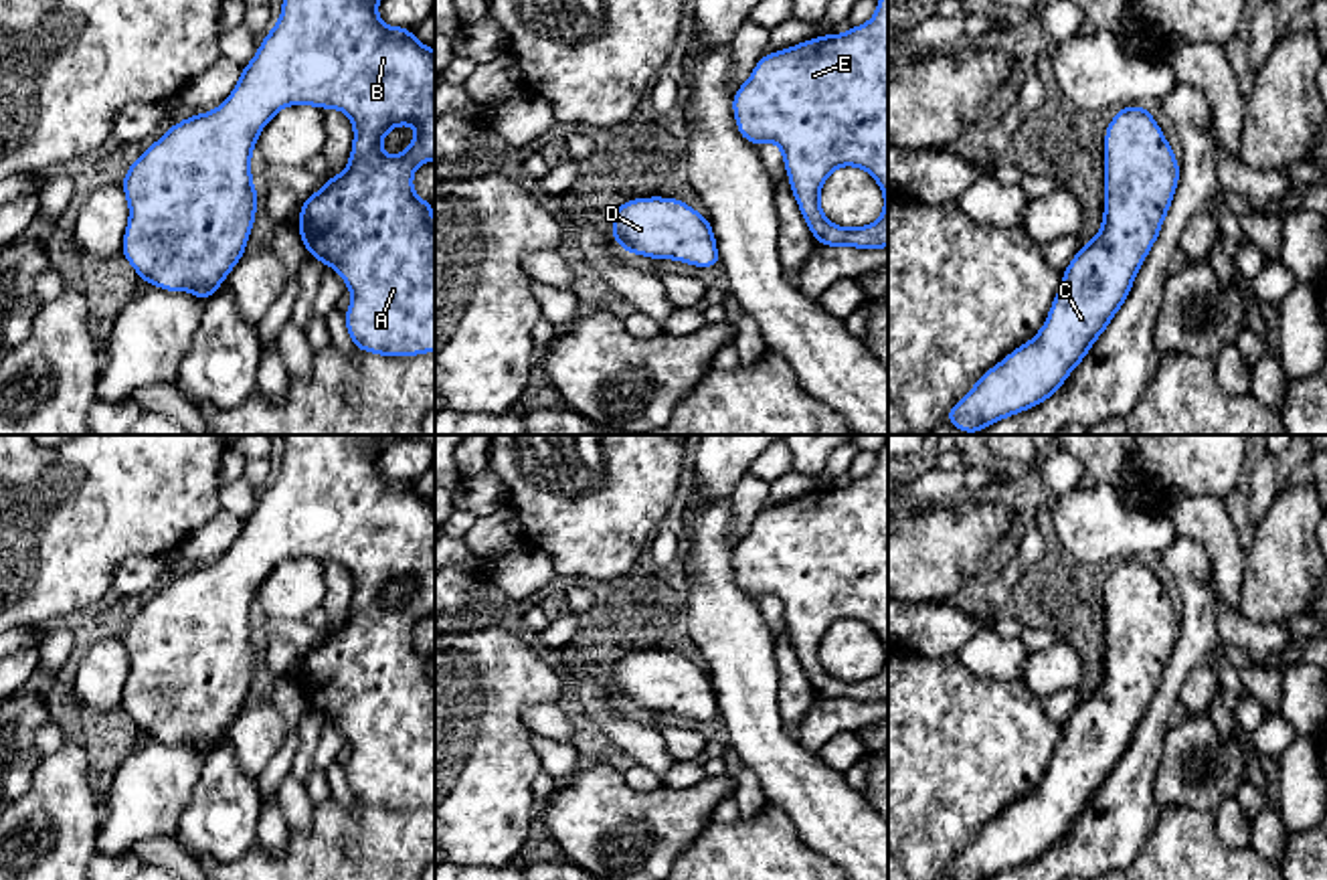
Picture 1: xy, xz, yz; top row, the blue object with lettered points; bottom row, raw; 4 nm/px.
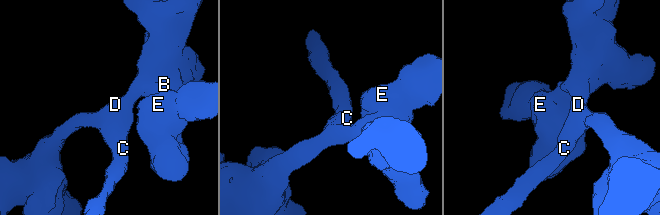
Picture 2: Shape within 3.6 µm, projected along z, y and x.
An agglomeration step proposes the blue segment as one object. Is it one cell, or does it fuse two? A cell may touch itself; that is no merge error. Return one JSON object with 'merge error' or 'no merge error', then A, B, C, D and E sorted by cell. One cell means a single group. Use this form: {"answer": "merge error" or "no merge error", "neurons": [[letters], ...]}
{"answer": "no merge error", "neurons": [["A", "B", "C", "D", "E"]]}

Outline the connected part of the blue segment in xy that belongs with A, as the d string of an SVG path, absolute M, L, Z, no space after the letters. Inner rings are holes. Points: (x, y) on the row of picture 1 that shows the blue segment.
M283 0L281 16L269 30L229 99L210 113L194 113L174 123L127 168L119 182L129 221L123 233L121 255L131 263L144 283L166 291L192 291L204 303L223 285L231 269L245 255L257 216L257 190L251 176L251 152L261 129L285 105L316 105L340 109L354 125L354 144L342 174L301 200L299 229L305 251L326 267L334 267L352 293L344 312L350 342L364 352L380 356L417 356L435 350L435 221L433 202L413 192L413 172L435 160L435 51L421 45L411 28L384 26L378 18L380 0ZM409 123L417 138L396 156L384 156L380 142L396 127Z

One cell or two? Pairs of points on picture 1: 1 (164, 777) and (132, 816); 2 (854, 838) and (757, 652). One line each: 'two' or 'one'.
1: one
2: one

